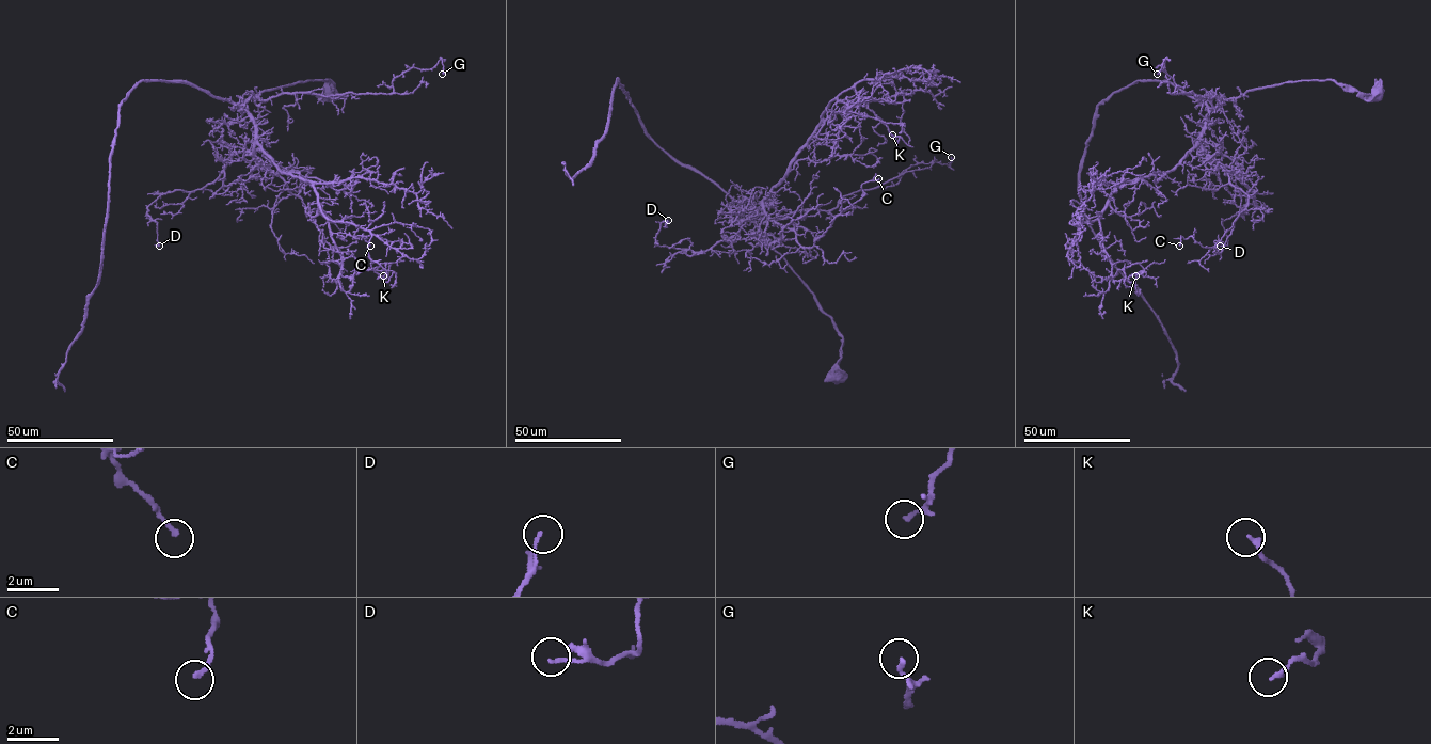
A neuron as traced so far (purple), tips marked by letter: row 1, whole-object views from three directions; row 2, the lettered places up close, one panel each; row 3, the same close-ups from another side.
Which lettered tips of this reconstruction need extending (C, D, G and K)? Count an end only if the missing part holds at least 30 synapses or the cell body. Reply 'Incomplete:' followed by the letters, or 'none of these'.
Incomplete: none of these

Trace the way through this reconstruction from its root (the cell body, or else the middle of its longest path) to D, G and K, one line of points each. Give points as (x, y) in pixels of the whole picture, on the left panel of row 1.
D: (332, 93), (331, 80), (309, 80), (249, 98), (254, 155), (237, 152), (202, 188), (154, 201), (159, 246)
G: (332, 93), (329, 100), (331, 80), (309, 80), (249, 98), (391, 93), (395, 77), (441, 58), (442, 74)
K: (332, 93), (330, 79), (302, 81), (247, 108), (261, 149), (312, 184), (342, 274), (391, 263), (383, 275)

